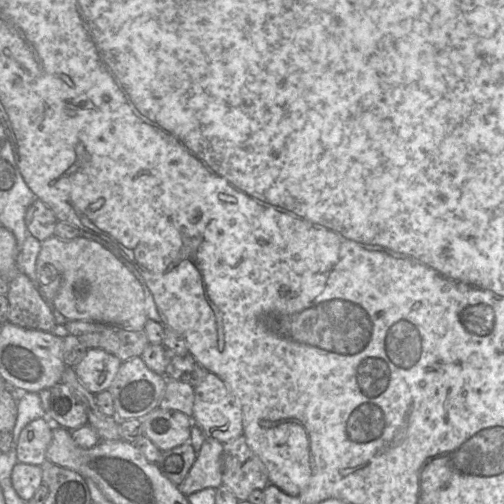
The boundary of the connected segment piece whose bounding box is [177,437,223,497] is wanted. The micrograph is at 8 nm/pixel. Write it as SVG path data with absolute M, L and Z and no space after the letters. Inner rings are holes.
M206 437L184 481L177 487L186 497L205 488L222 485L223 444Z

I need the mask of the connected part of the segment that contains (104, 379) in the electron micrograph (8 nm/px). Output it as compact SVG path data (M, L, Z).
M88 349L84 358L74 366L81 383L94 395L112 384L122 361L103 349Z

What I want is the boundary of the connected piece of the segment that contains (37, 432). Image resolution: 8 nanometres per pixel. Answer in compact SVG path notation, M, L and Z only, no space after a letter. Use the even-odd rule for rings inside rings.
M45 417L27 424L20 432L17 444L17 460L25 464L41 465L52 442L53 424Z

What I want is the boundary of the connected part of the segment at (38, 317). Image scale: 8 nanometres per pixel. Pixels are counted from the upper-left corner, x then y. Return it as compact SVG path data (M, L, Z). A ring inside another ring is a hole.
M19 271L7 293L8 322L28 329L51 332L56 319L47 301L29 277Z

